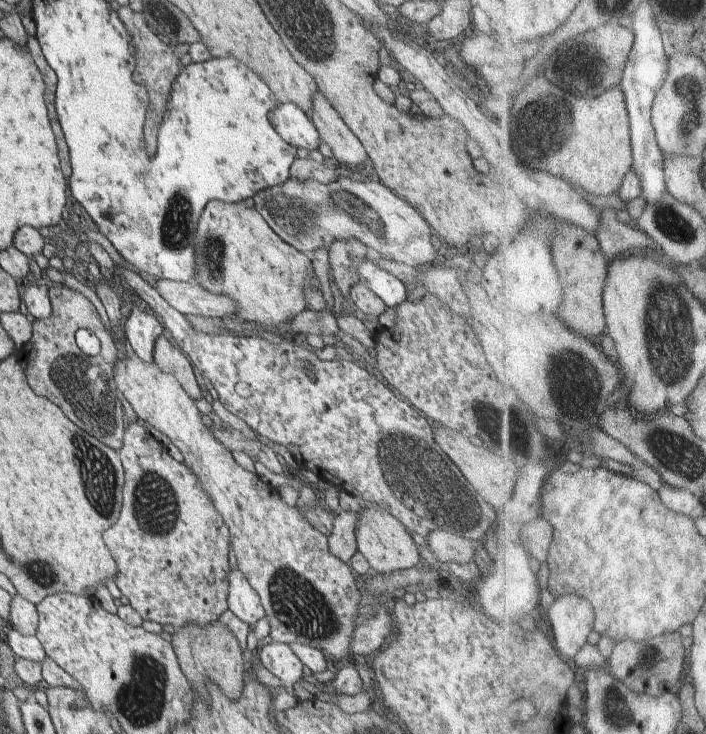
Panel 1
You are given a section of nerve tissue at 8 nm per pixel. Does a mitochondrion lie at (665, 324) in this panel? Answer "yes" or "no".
yes

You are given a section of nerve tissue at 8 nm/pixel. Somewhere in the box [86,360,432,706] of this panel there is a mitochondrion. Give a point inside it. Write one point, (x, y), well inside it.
(302, 608)

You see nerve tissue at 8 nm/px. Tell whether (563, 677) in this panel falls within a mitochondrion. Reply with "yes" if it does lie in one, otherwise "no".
no

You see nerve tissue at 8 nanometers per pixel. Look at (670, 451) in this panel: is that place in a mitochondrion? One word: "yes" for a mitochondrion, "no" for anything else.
yes

